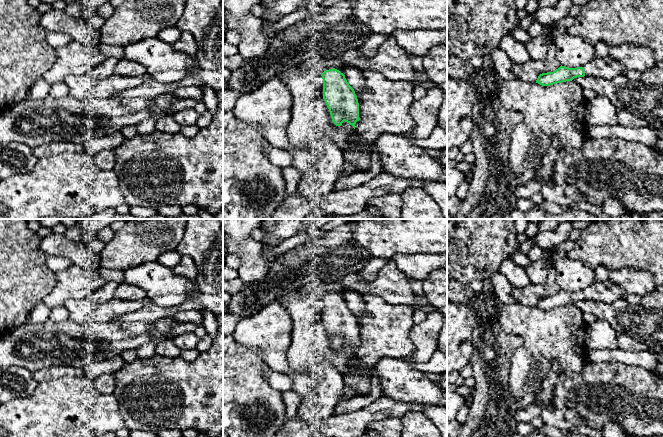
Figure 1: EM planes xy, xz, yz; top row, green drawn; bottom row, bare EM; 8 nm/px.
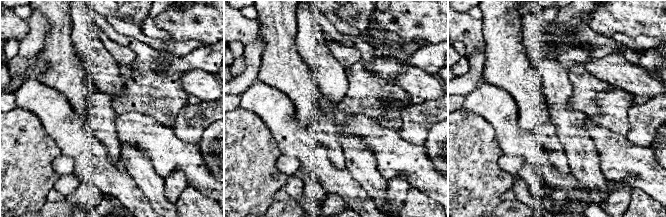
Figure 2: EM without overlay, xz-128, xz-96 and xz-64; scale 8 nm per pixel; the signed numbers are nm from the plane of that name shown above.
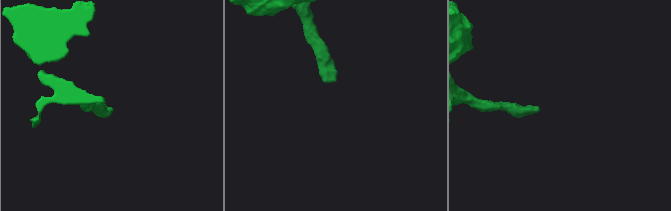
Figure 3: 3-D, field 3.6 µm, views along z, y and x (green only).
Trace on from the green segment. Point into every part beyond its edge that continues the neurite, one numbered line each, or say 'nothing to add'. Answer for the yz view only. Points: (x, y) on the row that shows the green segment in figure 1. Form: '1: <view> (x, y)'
1: yz (608, 68)

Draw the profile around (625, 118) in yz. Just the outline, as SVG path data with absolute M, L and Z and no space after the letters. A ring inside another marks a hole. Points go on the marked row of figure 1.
M624 108L617 109L618 124L624 127L647 127L649 124L642 118L628 112Z

